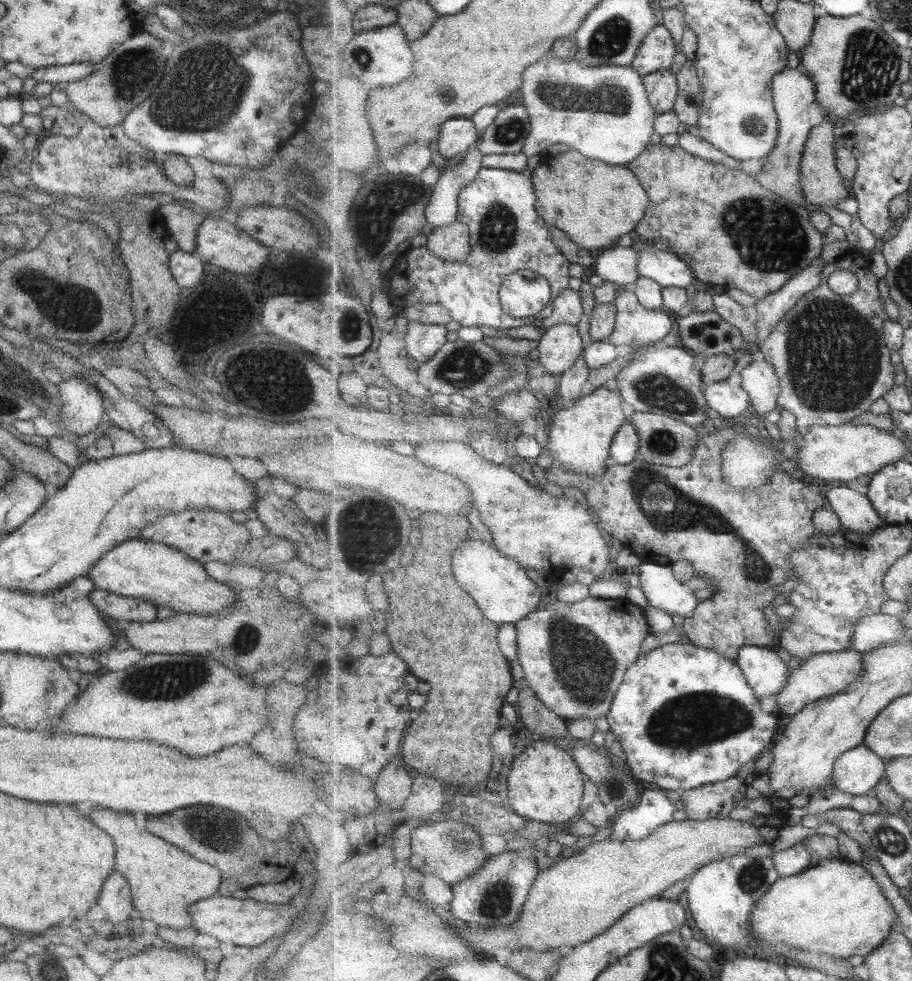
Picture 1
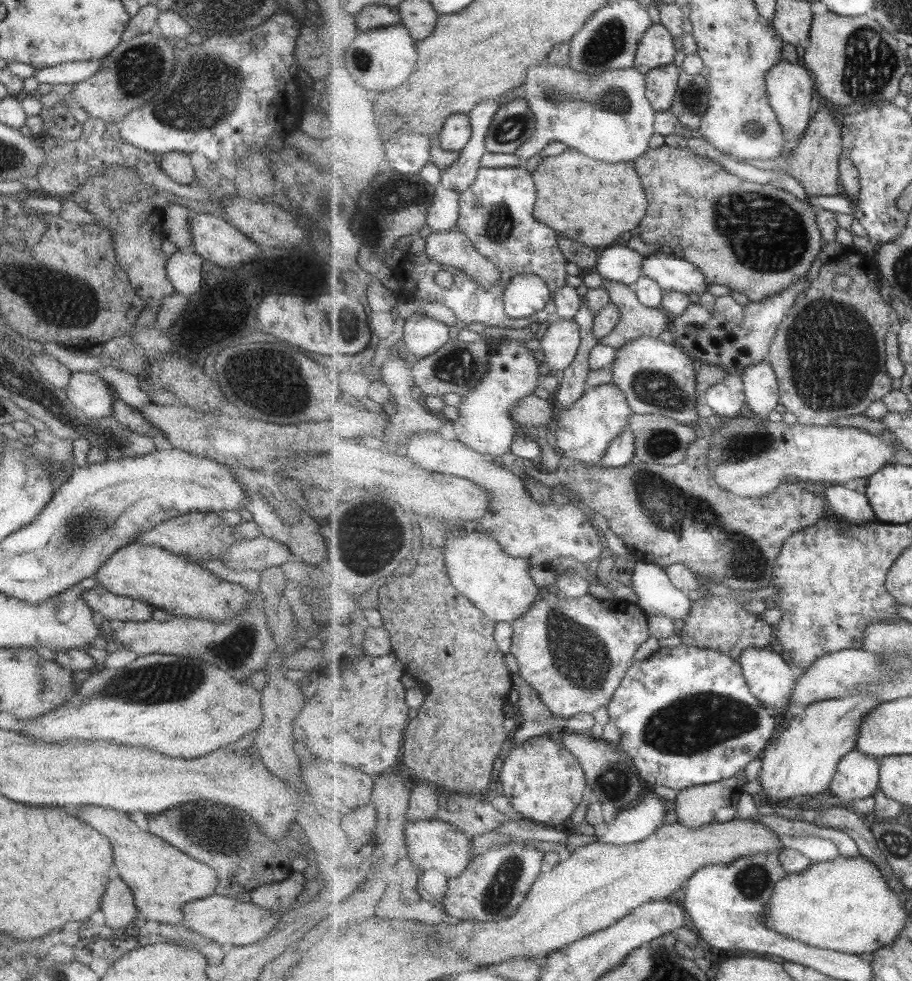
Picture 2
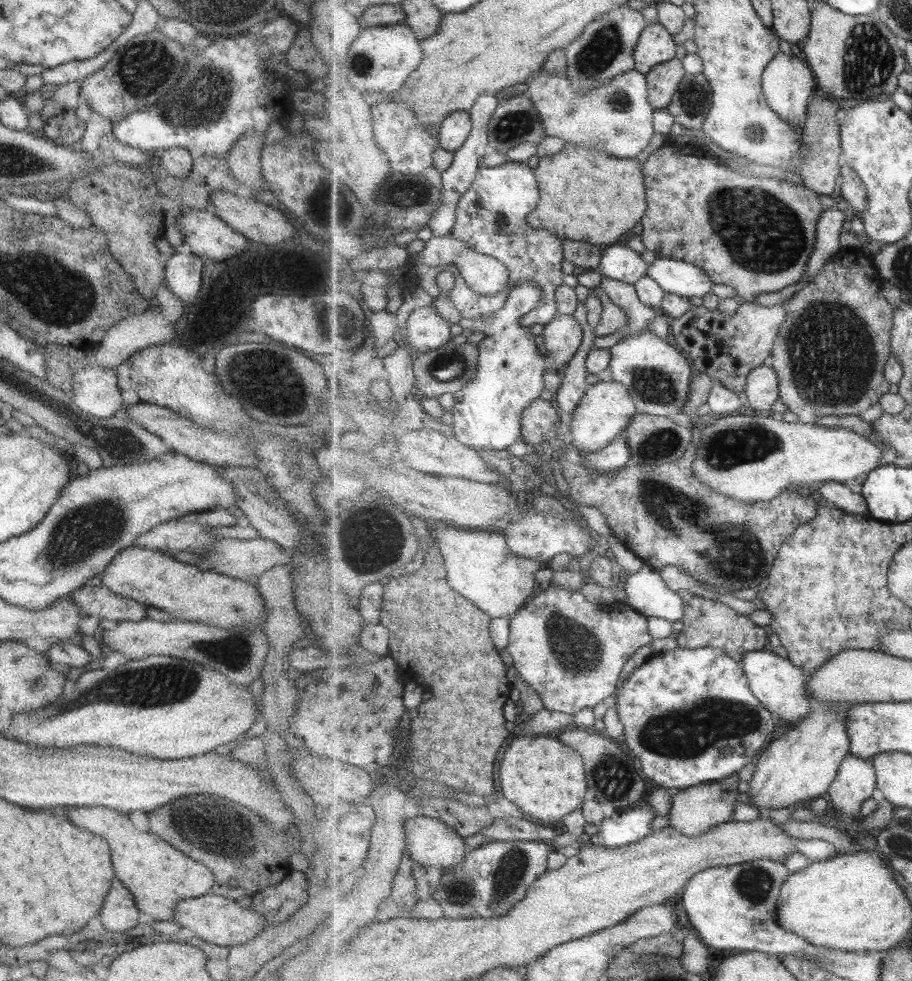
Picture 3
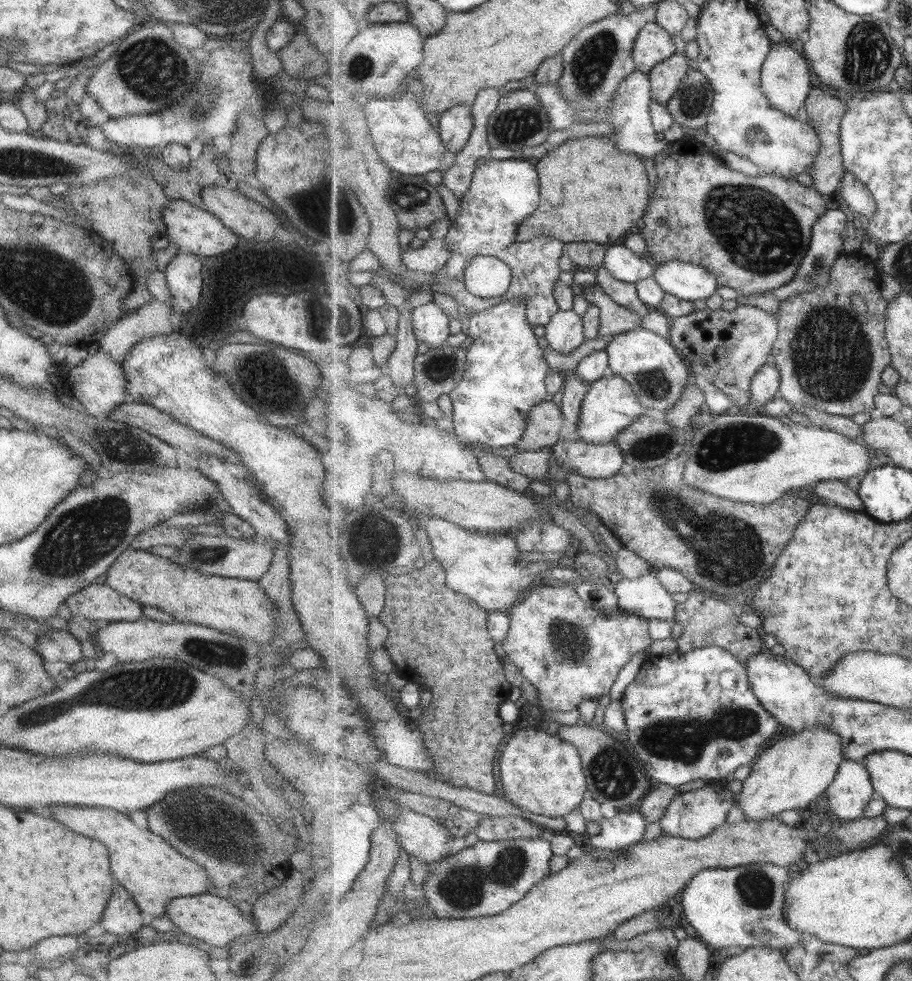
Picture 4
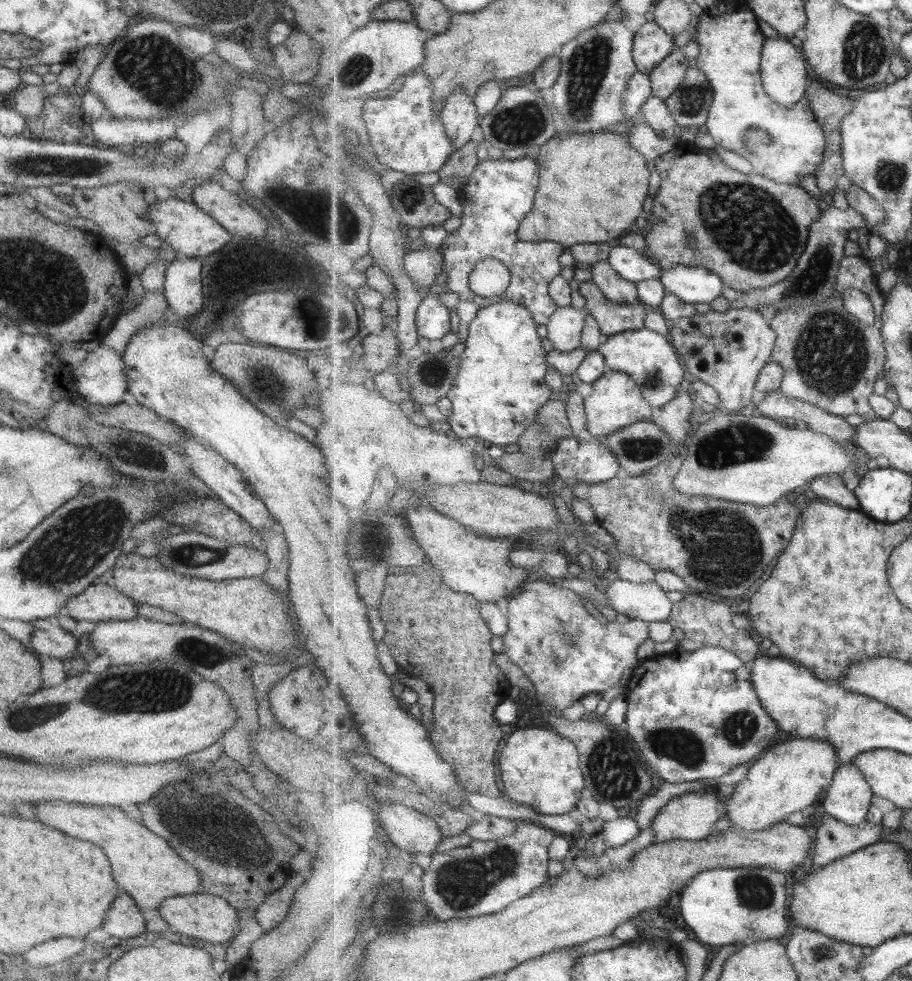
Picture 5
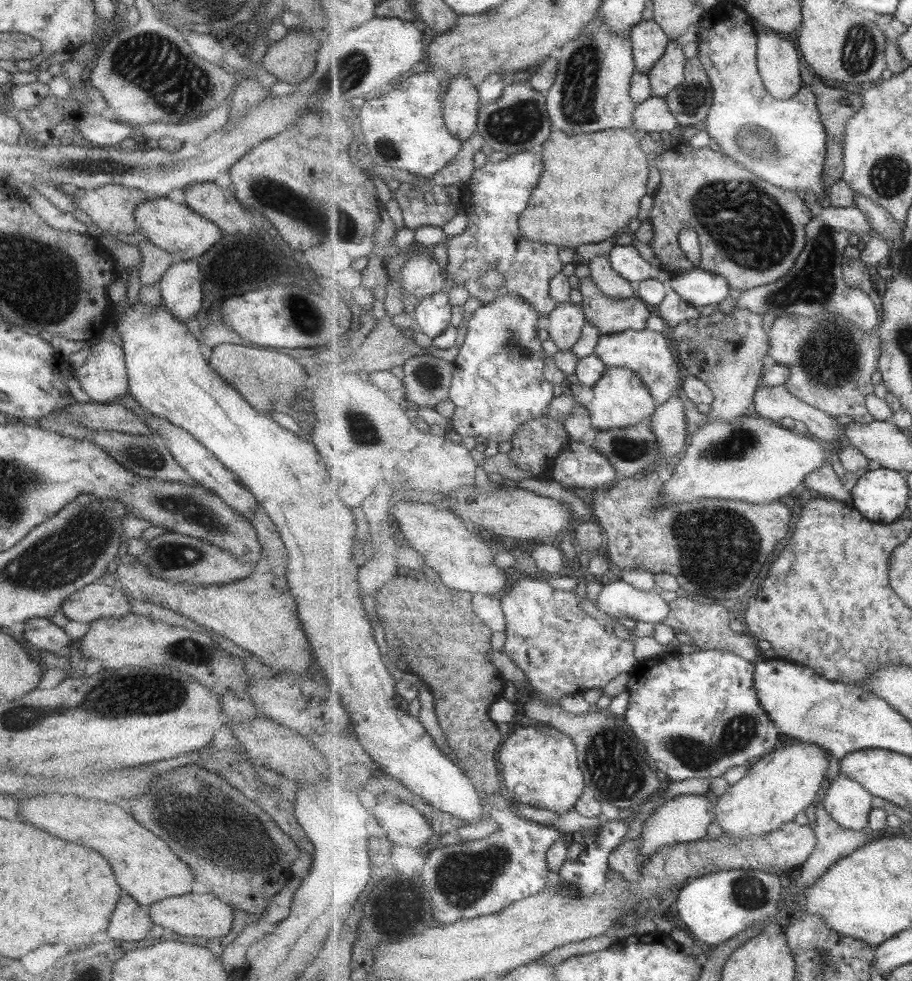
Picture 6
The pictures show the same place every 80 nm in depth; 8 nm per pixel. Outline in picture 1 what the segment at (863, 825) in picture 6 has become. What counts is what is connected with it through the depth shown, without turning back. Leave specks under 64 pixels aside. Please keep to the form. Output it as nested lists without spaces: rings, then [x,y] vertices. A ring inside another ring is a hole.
[[[864,744],[848,750],[837,760],[832,776],[832,786],[841,792],[865,796],[886,776],[887,762]]]

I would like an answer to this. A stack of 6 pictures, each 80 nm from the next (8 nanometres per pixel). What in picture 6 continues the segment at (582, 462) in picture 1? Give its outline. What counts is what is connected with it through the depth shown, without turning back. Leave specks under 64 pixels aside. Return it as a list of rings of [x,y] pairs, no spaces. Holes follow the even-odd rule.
[[[608,366],[604,377],[594,386],[593,392],[593,399],[585,406],[591,411],[595,430],[625,428],[648,422],[659,405],[641,375],[625,367]]]

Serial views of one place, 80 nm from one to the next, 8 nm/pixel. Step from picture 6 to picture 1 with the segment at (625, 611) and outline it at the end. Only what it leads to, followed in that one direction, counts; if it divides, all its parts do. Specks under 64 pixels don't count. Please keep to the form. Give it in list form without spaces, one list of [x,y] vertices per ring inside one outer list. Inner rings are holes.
[[[651,561],[639,565],[640,588],[647,606],[662,608],[669,615],[679,615],[684,620],[693,617],[703,594],[693,592],[671,575],[671,567]]]

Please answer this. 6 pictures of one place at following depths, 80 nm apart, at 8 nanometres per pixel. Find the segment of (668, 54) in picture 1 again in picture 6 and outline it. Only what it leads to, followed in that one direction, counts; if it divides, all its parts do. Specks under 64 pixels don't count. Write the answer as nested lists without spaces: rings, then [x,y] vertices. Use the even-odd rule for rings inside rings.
[[[653,19],[637,24],[632,28],[629,36],[634,60],[637,64],[636,73],[648,75],[657,62],[663,58],[671,39]]]

